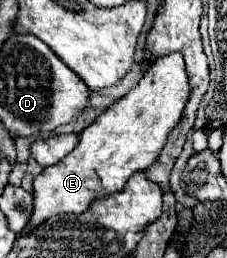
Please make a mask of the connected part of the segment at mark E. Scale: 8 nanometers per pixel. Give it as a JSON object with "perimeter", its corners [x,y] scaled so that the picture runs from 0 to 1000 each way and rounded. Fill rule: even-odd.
{"perimeter":[[[797,202],[683,225],[612,326],[392,481],[348,519],[348,558],[269,628],[198,651],[154,690],[154,806],[101,899],[145,891],[251,829],[357,829],[419,767],[533,744],[577,674],[648,659],[700,612],[753,504],[797,473],[797,442],[833,395],[833,349],[841,333]]]}

